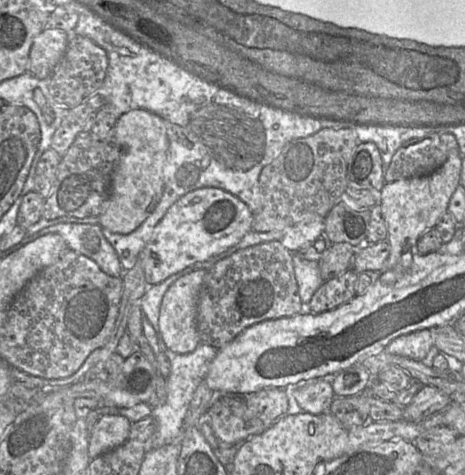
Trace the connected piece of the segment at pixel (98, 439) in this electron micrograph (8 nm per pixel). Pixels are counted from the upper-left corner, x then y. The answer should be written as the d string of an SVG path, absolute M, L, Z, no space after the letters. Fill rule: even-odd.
M105 414L93 427L89 441L91 459L123 444L129 436L132 423L122 415Z

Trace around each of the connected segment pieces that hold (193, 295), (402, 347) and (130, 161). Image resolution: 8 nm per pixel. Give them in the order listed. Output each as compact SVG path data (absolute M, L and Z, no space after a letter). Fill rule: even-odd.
M200 269L184 275L177 279L163 296L160 307L159 329L165 345L175 353L190 353L201 343L196 329L197 300L207 274L207 269Z
M423 329L393 339L385 350L391 354L422 361L432 346L431 330Z
M147 110L121 115L114 129L118 160L112 174L110 197L99 215L99 225L113 233L130 234L153 212L164 189L163 169L169 141L163 119Z

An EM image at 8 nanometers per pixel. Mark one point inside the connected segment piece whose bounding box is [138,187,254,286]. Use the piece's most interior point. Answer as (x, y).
(205, 222)

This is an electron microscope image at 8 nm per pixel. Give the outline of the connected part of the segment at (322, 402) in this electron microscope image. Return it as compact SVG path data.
M309 379L288 385L287 396L292 395L299 407L310 414L329 412L329 406L335 395L330 379Z

